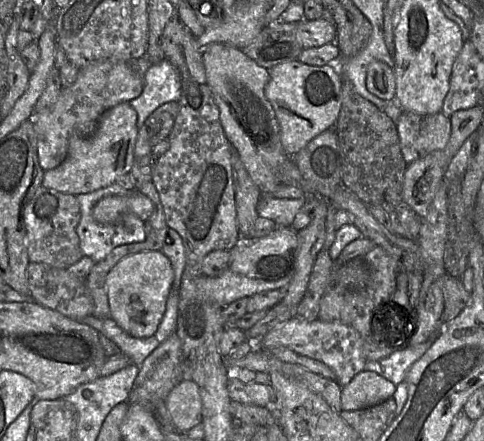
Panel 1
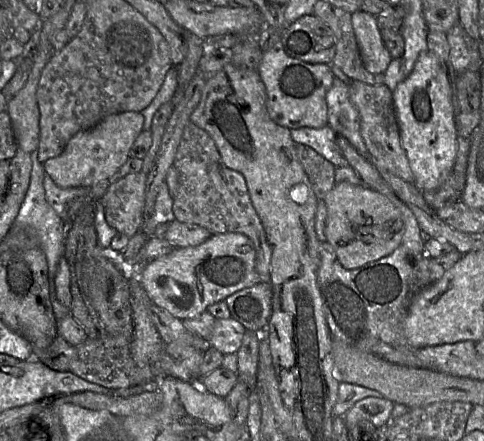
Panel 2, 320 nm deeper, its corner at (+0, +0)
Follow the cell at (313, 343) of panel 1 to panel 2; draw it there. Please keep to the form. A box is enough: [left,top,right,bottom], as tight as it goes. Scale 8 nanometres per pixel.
[206,317,247,355]

